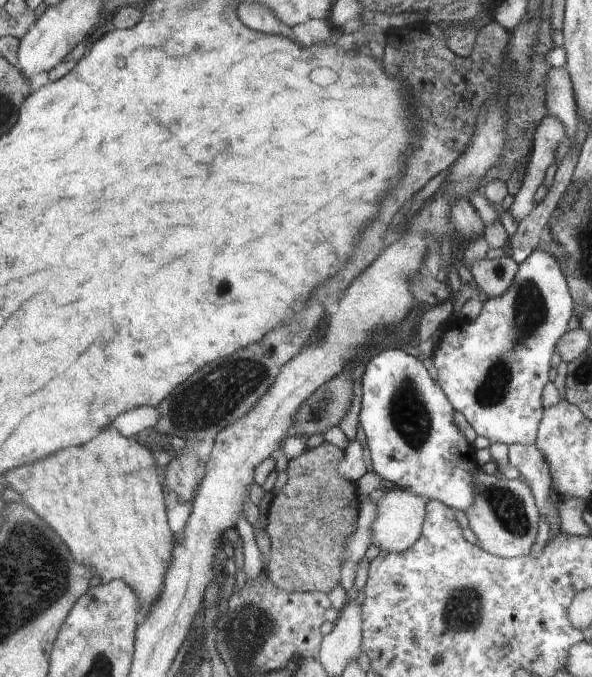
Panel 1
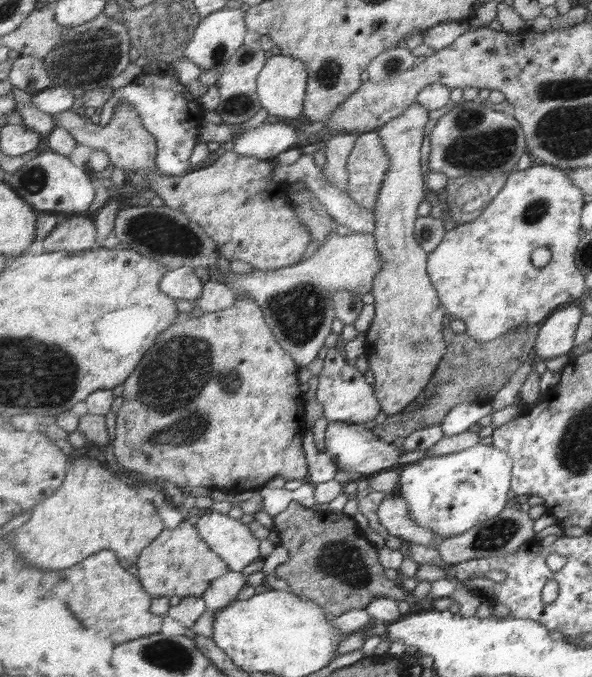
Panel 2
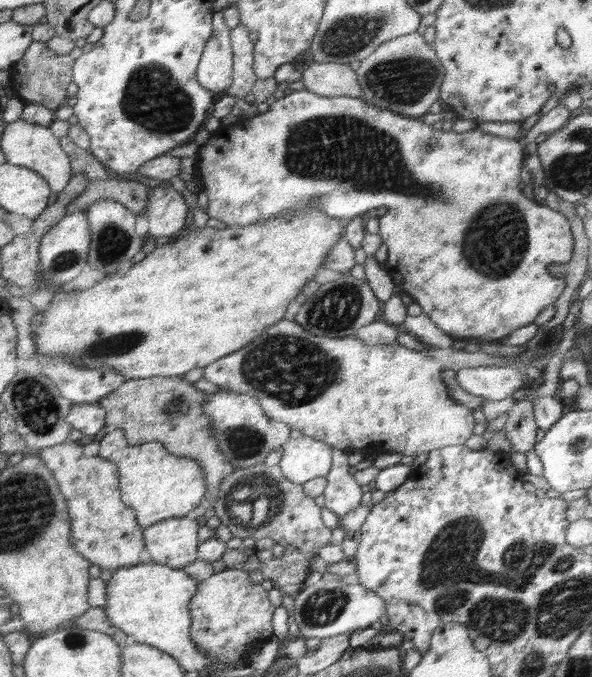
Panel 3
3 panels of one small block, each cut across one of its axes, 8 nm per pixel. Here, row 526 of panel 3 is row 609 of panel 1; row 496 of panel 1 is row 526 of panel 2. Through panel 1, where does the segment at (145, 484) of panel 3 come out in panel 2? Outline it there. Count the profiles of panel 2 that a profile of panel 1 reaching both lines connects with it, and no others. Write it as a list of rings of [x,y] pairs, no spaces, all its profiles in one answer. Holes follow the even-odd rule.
[[[77,459],[68,471],[67,482],[54,496],[46,499],[32,510],[32,517],[20,528],[8,533],[21,552],[21,559],[33,567],[44,570],[64,570],[84,562],[93,554],[103,550],[115,550],[124,567],[132,568],[139,563],[144,549],[165,528],[152,501],[140,496],[138,488],[128,486],[106,469],[98,460]]]

